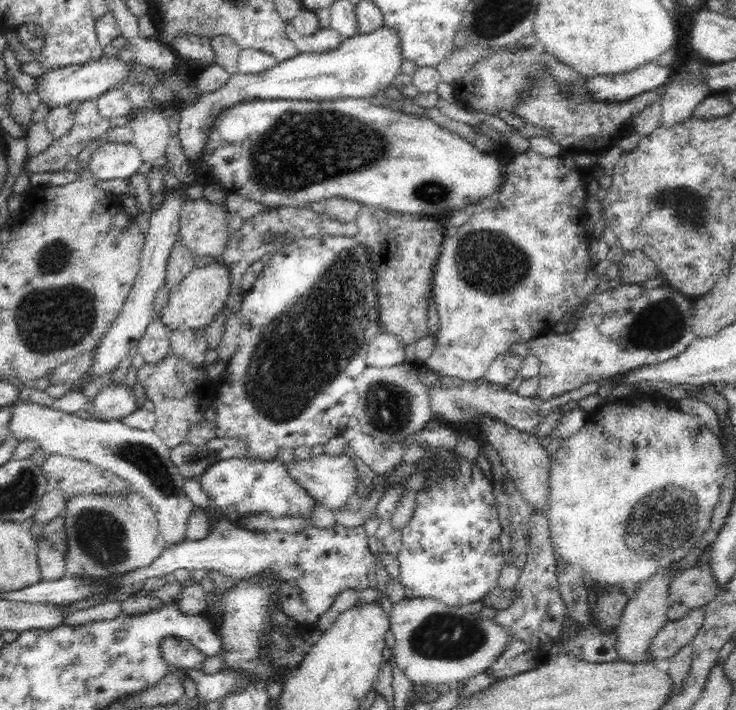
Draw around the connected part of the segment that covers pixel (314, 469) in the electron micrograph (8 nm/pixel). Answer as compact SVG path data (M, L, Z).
M325 453L323 456L313 455L308 460L296 458L291 463L284 463L284 465L286 465L286 471L290 473L290 476L296 479L296 483L308 491L308 494L313 496L317 502L321 502L326 509L344 509L348 498L356 493L356 480L359 479L358 471L356 471L353 459L348 456L330 456Z

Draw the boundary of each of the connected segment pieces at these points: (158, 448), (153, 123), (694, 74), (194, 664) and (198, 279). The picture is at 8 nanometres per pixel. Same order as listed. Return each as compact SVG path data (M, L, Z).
M17 399L12 402L12 418L8 424L8 432L20 441L36 439L47 455L90 462L117 474L147 500L155 512L166 546L186 539L190 512L195 505L184 493L182 486L185 480L178 467L172 463L170 448L163 443L154 429L136 430L126 426L121 420L82 419L49 406Z
M140 110L130 118L134 132L132 143L140 151L143 162L154 162L166 155L170 130L168 120L158 111Z
M694 55L686 62L686 66L677 70L678 73L687 72L689 77L676 79L663 94L660 100L663 108L660 125L669 127L674 123L688 120L696 106L708 96L711 88L704 85L704 81L700 79L700 68L707 63L706 60L695 58Z
M173 636L161 640L161 656L170 666L177 669L202 670L206 654L200 653L190 641L183 641Z
M214 262L214 264L202 266L202 268L195 266L194 270L169 292L164 310L158 318L171 331L204 328L207 324L212 323L218 314L223 312L229 290L229 270L223 262Z

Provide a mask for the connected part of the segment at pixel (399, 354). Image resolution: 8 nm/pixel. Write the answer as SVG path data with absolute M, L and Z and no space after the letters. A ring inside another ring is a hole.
M381 331L372 340L366 352L368 367L391 367L404 364L408 360L404 356L403 343L397 336Z

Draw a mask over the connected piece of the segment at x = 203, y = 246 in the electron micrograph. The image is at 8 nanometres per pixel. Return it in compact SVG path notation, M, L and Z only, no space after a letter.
M207 199L186 200L181 211L179 237L194 256L218 256L226 249L229 213Z

